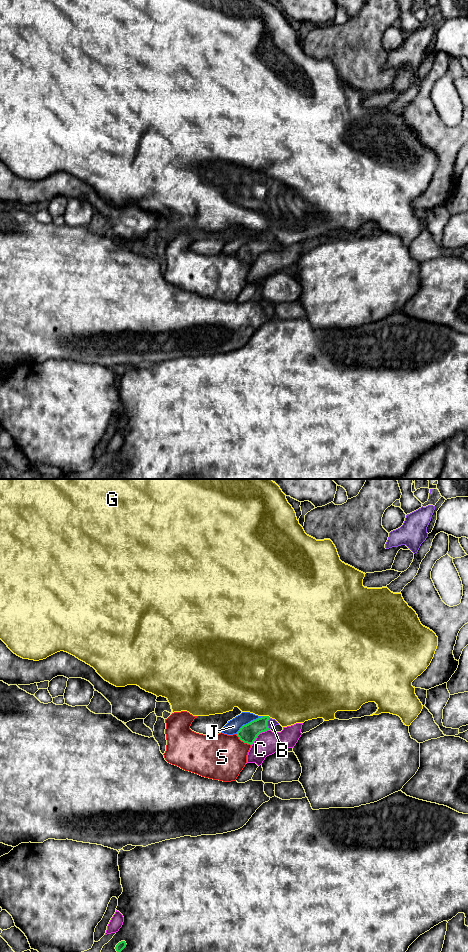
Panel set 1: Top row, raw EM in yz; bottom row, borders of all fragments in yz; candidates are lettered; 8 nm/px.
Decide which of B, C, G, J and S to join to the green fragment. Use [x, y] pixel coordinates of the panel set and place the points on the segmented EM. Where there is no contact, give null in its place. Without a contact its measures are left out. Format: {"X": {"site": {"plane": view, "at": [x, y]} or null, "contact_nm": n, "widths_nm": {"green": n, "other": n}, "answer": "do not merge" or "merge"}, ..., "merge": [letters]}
{"B": {"site": {"plane": "yz", "at": [266, 723]}, "contact_nm": 100, "widths_nm": {"green": 150, "other": 70}, "answer": "merge"}, "C": {"site": {"plane": "yz", "at": [258, 734]}, "contact_nm": 190, "widths_nm": {"green": 150, "other": 190}, "answer": "do not merge"}, "G": {"site": {"plane": "yz", "at": [267, 716]}, "contact_nm": 60, "widths_nm": {"green": 150, "other": 500}, "answer": "do not merge"}, "J": {"site": {"plane": "yz", "at": [250, 722]}, "contact_nm": 280, "widths_nm": {"green": 150, "other": 110}, "answer": "do not merge"}, "S": {"site": {"plane": "yz", "at": [243, 741]}, "contact_nm": 160, "widths_nm": {"green": 150, "other": 380}, "answer": "do not merge"}, "merge": ["B"]}

